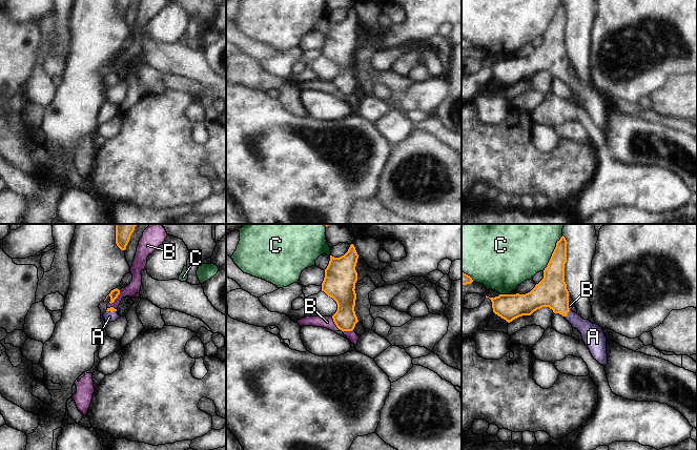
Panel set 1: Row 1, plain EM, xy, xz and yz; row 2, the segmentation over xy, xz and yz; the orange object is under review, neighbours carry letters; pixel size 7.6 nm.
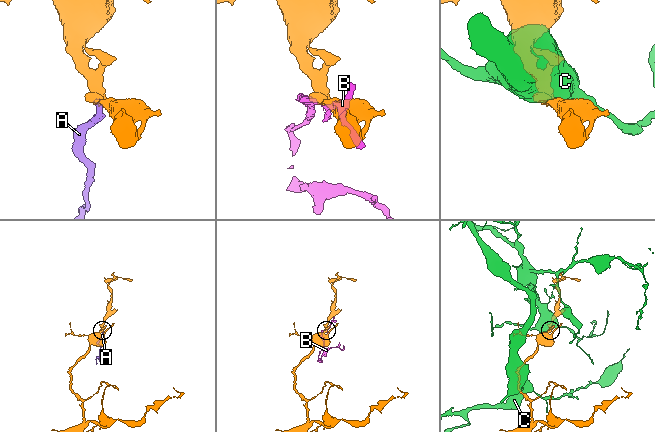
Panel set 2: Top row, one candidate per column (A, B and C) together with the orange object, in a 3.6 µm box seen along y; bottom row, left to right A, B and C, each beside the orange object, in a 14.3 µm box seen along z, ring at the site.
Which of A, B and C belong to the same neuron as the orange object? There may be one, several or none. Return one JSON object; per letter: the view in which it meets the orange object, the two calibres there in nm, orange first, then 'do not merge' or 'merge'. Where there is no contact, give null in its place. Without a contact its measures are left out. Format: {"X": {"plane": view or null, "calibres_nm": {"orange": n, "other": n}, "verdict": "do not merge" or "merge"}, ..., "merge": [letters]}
{"A": {"plane": "yz", "calibres_nm": {"orange": 240, "other": 160}, "verdict": "merge"}, "B": {"plane": "xz", "calibres_nm": {"orange": 170, "other": 100}, "verdict": "do not merge"}, "C": {"plane": "yz", "calibres_nm": {"orange": 190, "other": 500}, "verdict": "do not merge"}, "merge": ["A"]}

